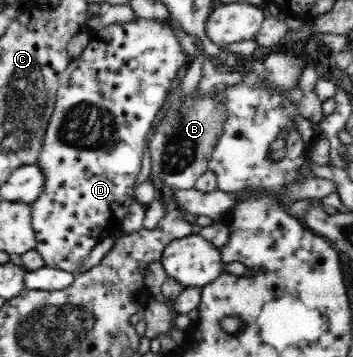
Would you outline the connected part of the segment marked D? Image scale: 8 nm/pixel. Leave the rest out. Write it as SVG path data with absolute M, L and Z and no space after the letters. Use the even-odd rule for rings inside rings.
M139 18L135 23L117 23L104 28L89 30L89 33L89 44L84 49L82 56L78 60L70 62L68 68L61 74L62 82L57 88L55 107L46 127L44 140L42 141L43 147L39 150L35 162L42 171L43 185L37 199L31 202L29 208L30 224L36 239L34 249L44 258L45 264L49 268L64 270L74 276L81 273L81 269L88 256L90 256L90 252L94 250L94 246L122 228L122 220L126 218L128 208L136 198L134 184L136 184L136 176L140 172L144 146L147 146L147 139L150 137L154 123L158 119L162 104L167 100L170 89L172 90L174 85L177 84L176 76L178 74L176 72L178 72L178 68L190 63L190 53L182 48L181 43L168 24L162 26L156 24L153 20Z

